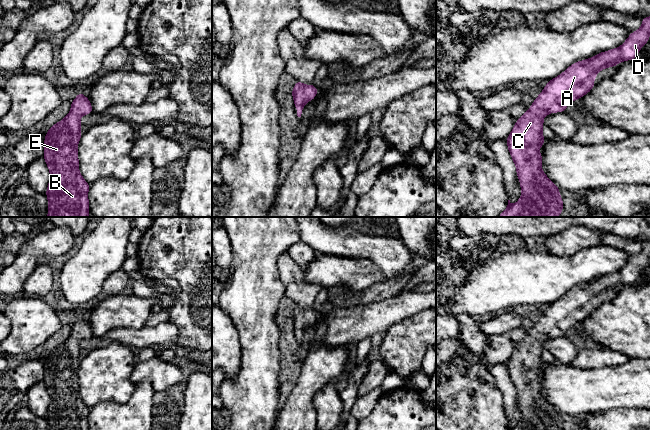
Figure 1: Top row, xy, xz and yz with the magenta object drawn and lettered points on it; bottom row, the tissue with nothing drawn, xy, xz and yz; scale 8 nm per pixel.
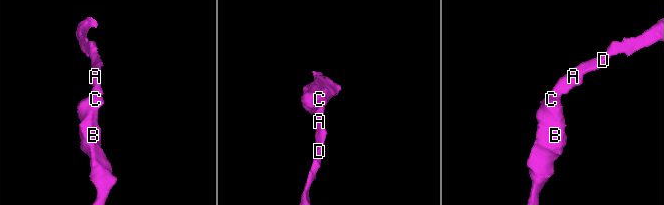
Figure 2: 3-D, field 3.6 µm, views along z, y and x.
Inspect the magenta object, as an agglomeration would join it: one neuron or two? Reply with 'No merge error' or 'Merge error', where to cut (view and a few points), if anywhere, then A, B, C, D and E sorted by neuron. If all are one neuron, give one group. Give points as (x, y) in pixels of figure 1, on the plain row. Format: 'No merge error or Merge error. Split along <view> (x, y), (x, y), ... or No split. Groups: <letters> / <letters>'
No merge error. No split. Groups: A B C D E

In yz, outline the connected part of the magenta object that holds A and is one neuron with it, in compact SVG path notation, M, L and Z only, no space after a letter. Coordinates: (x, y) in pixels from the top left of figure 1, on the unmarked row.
M650 240L642 243L642 250L631 256L626 265L618 272L601 276L589 283L575 286L563 297L547 305L543 315L535 322L530 332L517 344L506 363L508 374L516 390L522 419L515 428L508 424L507 430L563 430L558 410L541 393L542 379L538 372L544 369L543 342L550 337L564 336L575 323L582 322L594 311L595 300L607 291L615 291L622 285L635 284L643 269L649 266Z

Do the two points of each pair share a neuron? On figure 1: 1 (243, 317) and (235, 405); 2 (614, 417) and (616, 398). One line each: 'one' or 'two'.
1: one
2: two

